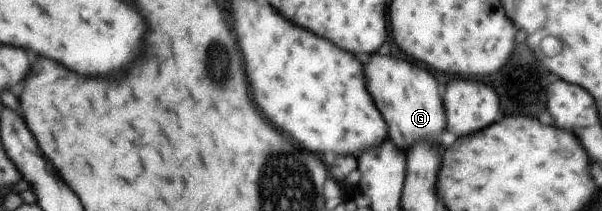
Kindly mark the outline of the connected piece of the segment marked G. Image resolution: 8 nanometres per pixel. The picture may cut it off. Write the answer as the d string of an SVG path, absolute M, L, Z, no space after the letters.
M378 56L366 64L366 74L370 74L370 94L374 94L374 102L378 102L378 110L386 114L386 122L390 122L390 140L398 150L406 152L412 144L422 140L438 142L446 122L436 80L406 60L396 60L390 56Z

